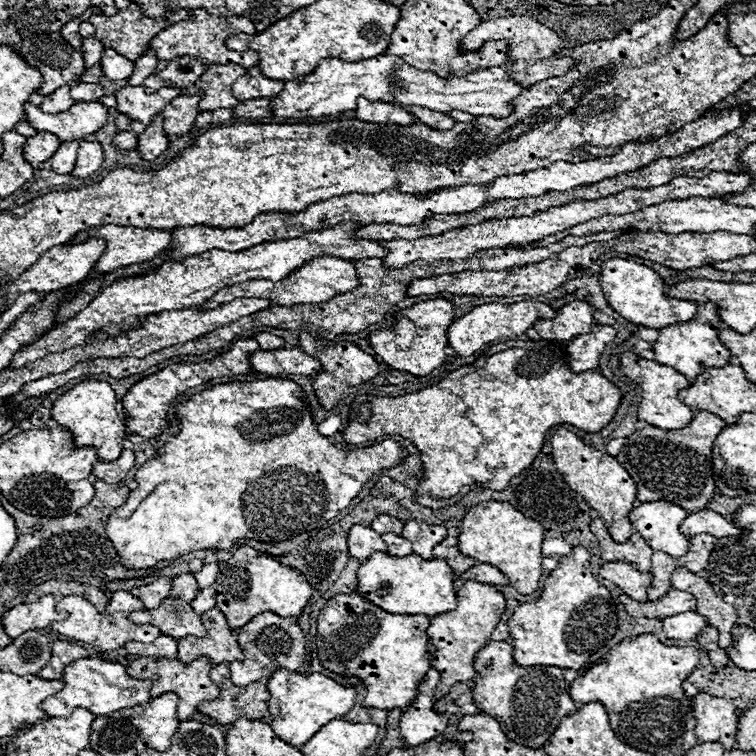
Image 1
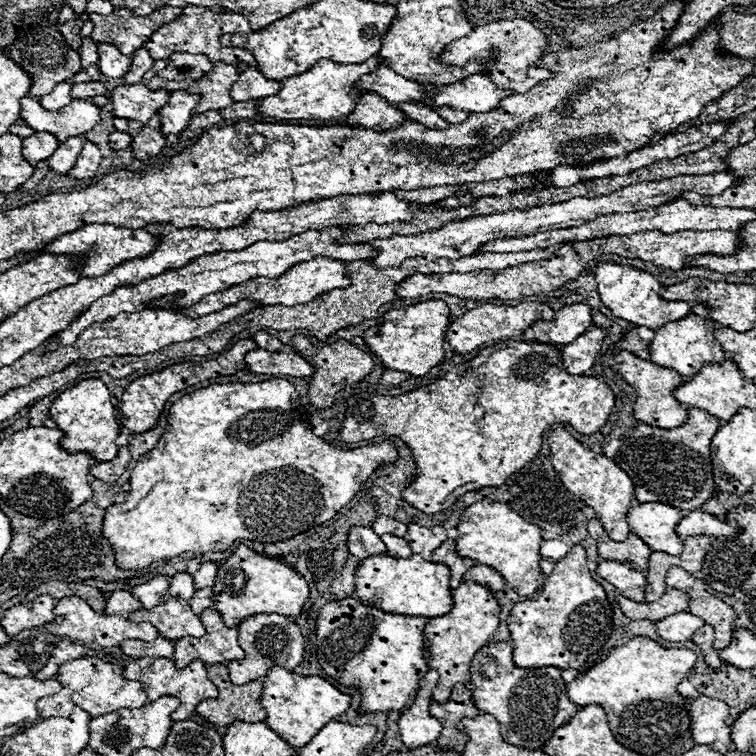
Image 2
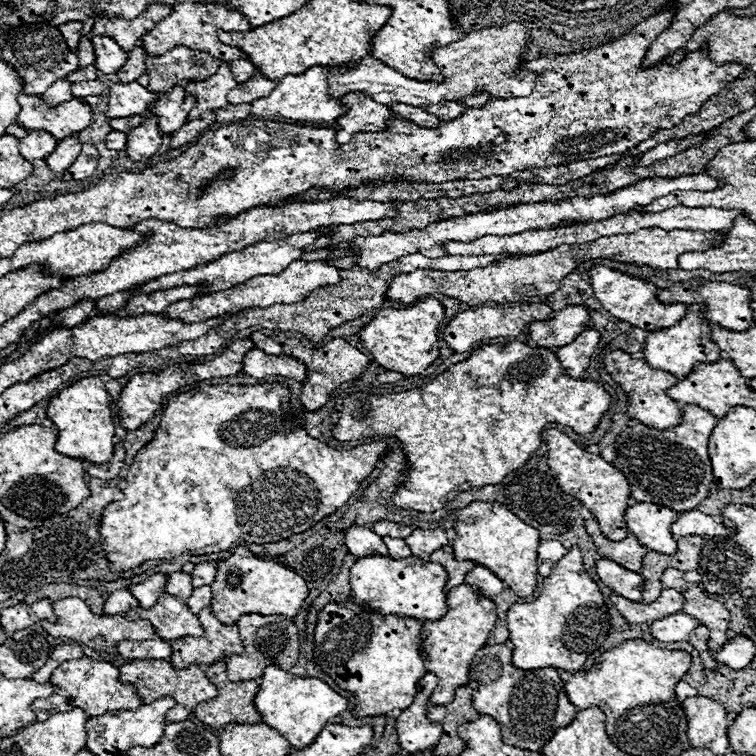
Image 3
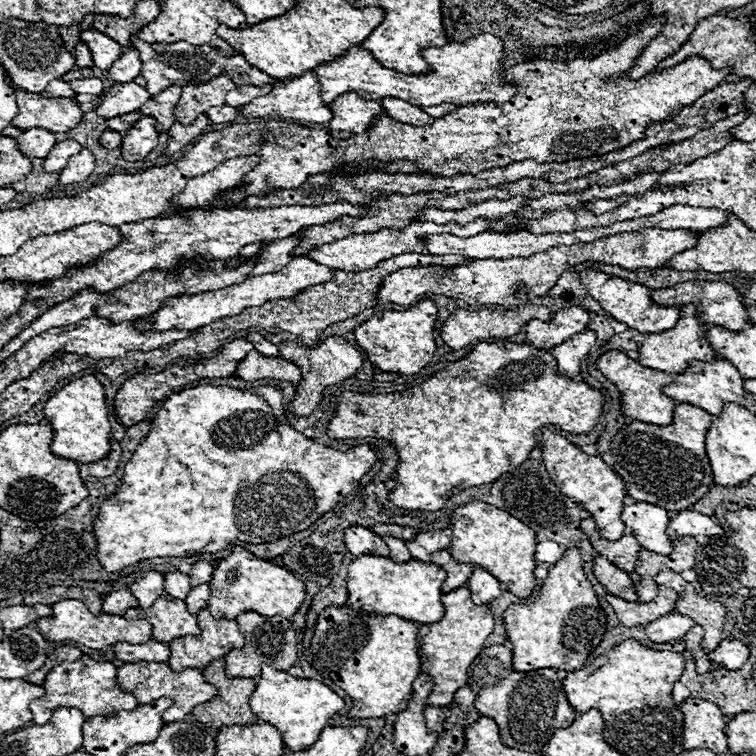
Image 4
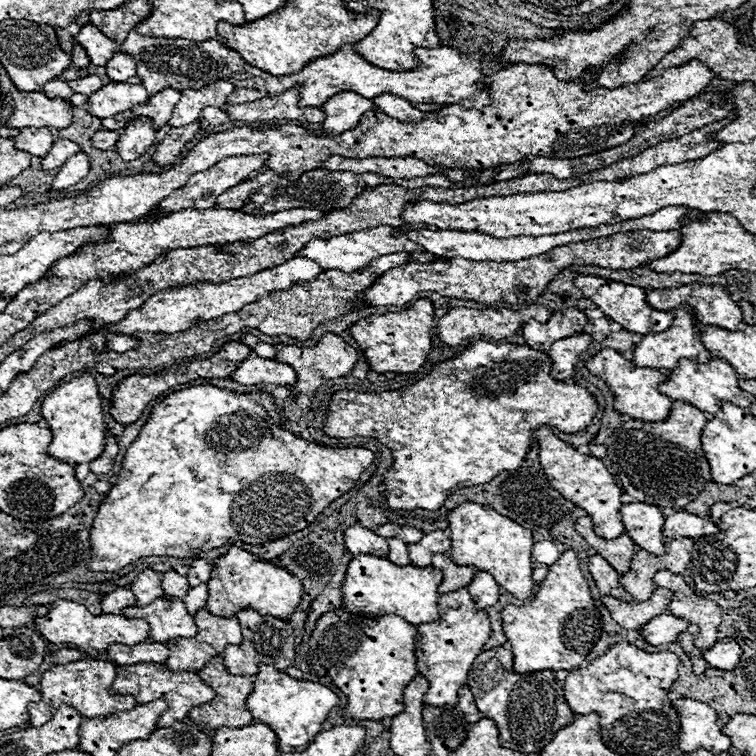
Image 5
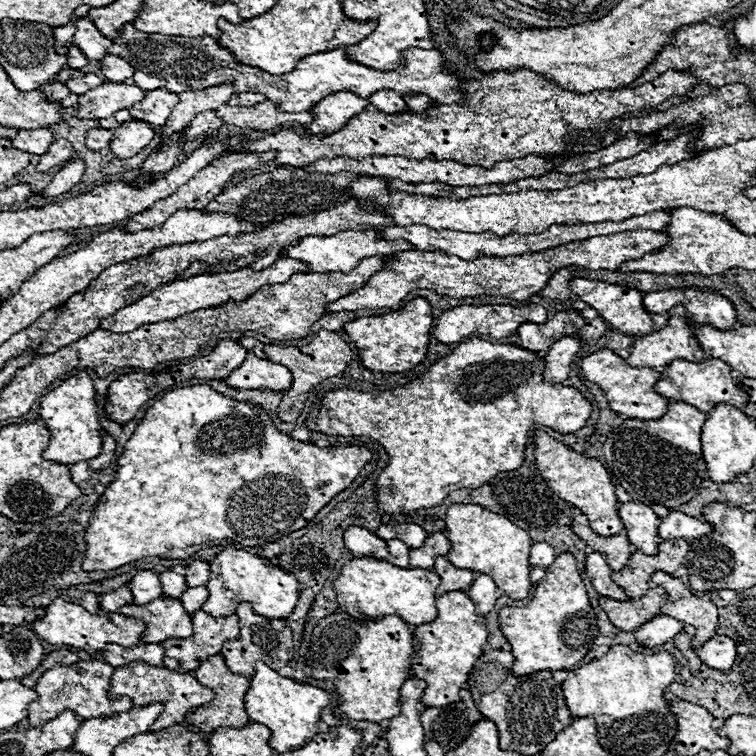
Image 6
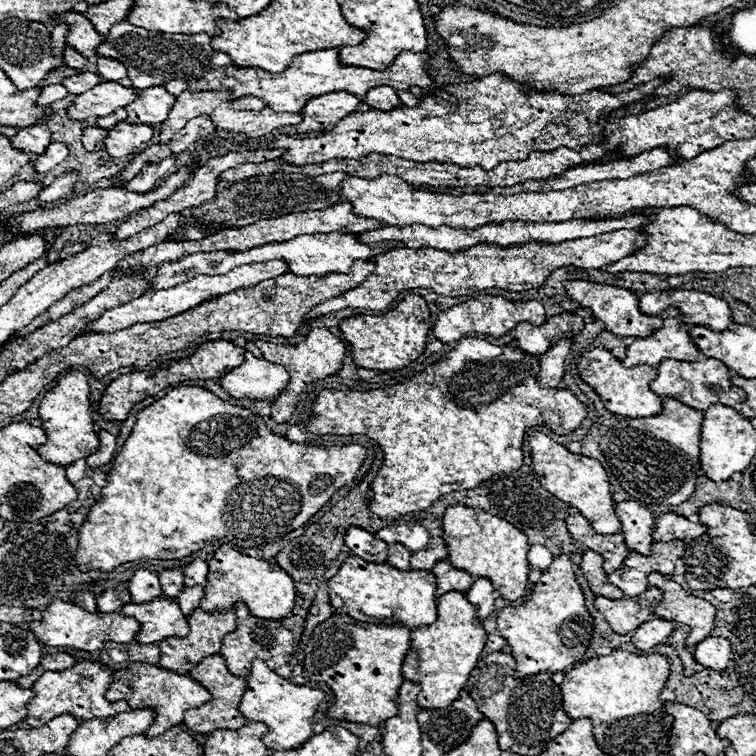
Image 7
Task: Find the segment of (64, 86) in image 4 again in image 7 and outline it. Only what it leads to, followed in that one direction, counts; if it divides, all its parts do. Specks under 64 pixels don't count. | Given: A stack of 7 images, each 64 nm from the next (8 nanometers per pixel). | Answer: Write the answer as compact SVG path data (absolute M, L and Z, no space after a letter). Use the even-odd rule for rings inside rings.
M52 84L52 86L46 86L40 90L40 100L36 104L46 106L46 104L52 104L52 102L62 100L66 96L68 96L68 90L62 84Z

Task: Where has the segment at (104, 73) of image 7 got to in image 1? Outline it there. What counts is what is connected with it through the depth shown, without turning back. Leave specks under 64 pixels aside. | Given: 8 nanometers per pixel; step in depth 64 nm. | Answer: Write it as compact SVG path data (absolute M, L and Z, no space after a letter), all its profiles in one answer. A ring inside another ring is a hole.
M148 48L148 50L134 62L134 72L132 72L132 76L128 78L128 84L130 84L130 86L142 86L144 80L154 74L156 62L158 62L156 54L152 52L152 48Z

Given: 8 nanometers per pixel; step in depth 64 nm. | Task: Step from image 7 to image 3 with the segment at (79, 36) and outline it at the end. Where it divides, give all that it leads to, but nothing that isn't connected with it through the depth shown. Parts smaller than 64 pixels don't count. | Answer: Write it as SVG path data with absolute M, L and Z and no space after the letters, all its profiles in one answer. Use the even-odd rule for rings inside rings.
M92 36L94 52L96 52L96 68L102 70L104 74L116 74L124 62L126 62L126 52L108 36Z

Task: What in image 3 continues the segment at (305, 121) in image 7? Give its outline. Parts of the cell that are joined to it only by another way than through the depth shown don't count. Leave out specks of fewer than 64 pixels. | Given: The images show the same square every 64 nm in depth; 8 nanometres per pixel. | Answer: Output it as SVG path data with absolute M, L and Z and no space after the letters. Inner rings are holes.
M350 92L342 96L348 112L336 120L336 140L346 144L356 132L378 132L386 128L386 120L392 118L392 110L384 104L376 104L362 92Z

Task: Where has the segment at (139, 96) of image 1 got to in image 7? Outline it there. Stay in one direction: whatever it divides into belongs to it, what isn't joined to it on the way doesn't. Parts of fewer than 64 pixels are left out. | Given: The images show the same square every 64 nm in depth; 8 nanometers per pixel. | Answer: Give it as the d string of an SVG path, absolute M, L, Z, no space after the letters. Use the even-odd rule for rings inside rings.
M100 82L94 88L86 90L84 94L76 96L74 102L66 108L66 114L72 116L72 120L88 120L98 116L108 116L116 108L122 108L130 104L136 98L134 88L124 88L118 82Z

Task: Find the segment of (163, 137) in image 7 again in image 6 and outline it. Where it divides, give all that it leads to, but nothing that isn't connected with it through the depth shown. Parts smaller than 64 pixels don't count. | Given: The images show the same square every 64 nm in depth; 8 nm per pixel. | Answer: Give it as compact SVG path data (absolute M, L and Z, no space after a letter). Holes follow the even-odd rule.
M232 84L212 86L206 90L186 90L186 92L178 94L180 100L178 100L176 108L168 116L166 124L160 128L162 140L168 140L174 132L186 128L196 114L206 112L206 110L216 110L220 104L226 104L232 94L234 94Z

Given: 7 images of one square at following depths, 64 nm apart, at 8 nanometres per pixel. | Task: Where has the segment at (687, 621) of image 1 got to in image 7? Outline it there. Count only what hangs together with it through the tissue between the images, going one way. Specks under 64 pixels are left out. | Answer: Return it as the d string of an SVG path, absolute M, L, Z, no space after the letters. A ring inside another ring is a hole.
M652 618L644 624L640 624L640 628L636 628L632 632L632 644L638 650L650 650L656 644L664 644L666 638L674 632L674 624L662 618Z

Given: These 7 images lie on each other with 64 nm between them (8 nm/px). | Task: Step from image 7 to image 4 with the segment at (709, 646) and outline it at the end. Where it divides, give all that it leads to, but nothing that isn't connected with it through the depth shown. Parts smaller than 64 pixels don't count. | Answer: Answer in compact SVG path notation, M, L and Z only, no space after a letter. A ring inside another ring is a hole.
M736 638L722 640L716 650L708 652L708 660L712 664L718 664L718 666L728 668L728 670L738 670L746 658L748 658L748 646L744 646Z

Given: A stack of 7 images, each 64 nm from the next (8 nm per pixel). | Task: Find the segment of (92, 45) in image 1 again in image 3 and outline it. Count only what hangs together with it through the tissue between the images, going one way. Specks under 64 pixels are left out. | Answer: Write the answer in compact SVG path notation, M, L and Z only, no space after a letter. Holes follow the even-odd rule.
M86 36L80 38L76 56L78 56L78 60L80 60L80 68L94 64L94 60L96 60L96 56L94 56L94 46L92 46L92 42L90 42Z

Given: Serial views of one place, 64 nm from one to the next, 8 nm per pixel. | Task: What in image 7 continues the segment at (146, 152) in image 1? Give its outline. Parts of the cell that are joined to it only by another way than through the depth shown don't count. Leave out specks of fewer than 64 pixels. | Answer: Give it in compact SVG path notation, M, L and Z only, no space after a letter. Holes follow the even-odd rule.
M120 122L108 130L108 136L104 138L104 148L110 156L122 158L122 156L134 154L150 138L152 138L152 132L148 124Z

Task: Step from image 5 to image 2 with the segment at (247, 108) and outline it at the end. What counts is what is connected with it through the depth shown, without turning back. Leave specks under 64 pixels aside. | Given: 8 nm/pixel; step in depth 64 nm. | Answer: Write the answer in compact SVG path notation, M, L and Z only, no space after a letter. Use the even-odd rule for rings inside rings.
M378 56L368 58L362 64L336 64L332 60L320 60L312 70L300 74L300 76L290 76L280 80L280 92L272 94L264 100L258 100L258 114L262 116L272 116L278 120L332 120L338 116L348 116L352 108L356 106L358 88L350 88L362 74L370 72L378 64Z

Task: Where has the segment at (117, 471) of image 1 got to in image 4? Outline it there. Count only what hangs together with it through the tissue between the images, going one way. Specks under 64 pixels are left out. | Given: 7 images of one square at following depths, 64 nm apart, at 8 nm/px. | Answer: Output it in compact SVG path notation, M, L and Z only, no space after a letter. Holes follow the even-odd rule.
M110 438L110 452L104 460L98 460L98 462L92 462L90 464L90 474L96 476L96 478L104 478L104 476L110 476L116 472L118 468L118 462L120 462L120 454L122 454L122 448L120 444Z

